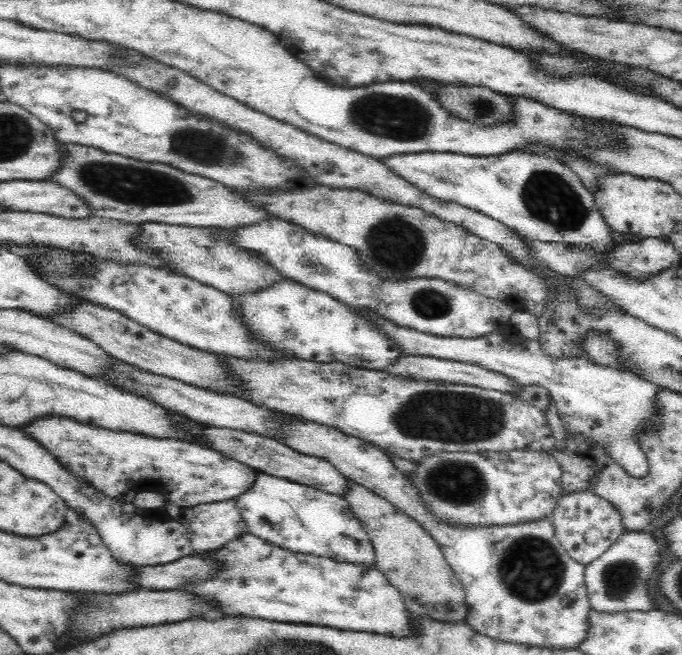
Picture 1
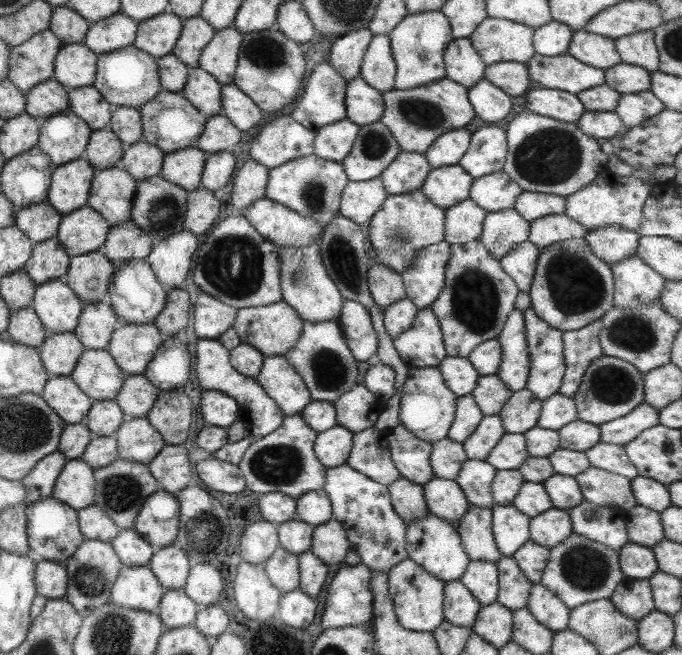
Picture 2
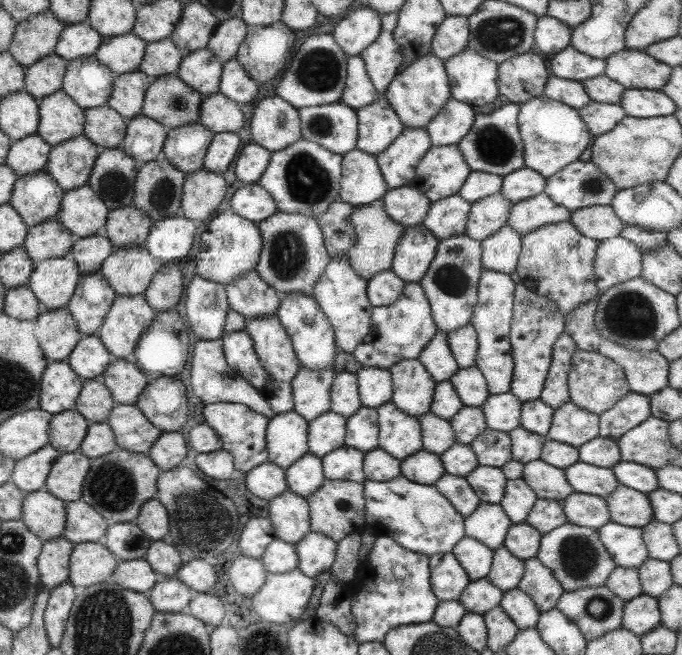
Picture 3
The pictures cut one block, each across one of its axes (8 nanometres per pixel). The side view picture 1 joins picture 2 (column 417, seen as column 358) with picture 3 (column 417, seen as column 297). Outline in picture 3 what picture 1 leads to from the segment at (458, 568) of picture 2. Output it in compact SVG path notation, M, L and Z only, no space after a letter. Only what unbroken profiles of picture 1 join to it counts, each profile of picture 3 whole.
M399 475L385 482L365 479L364 521L375 537L387 536L407 551L426 557L451 553L464 534L464 518L434 487L420 485Z

